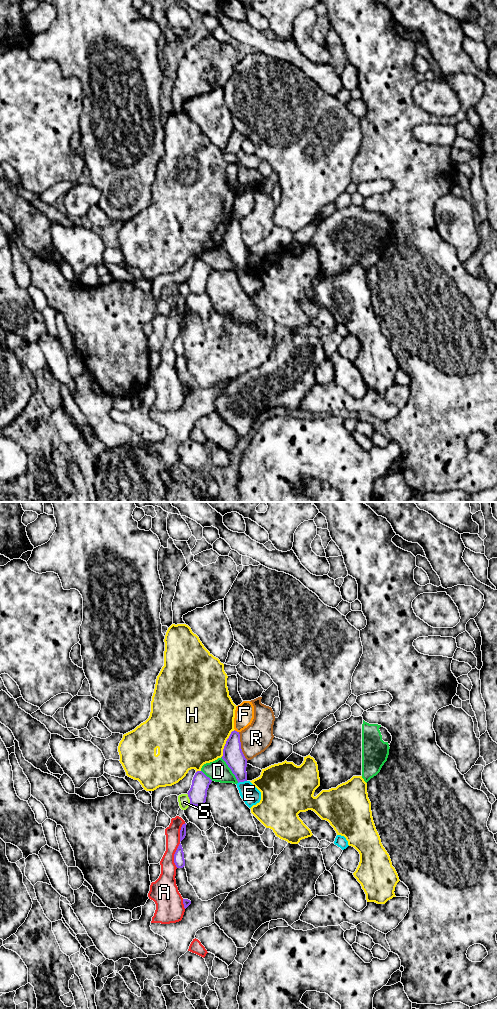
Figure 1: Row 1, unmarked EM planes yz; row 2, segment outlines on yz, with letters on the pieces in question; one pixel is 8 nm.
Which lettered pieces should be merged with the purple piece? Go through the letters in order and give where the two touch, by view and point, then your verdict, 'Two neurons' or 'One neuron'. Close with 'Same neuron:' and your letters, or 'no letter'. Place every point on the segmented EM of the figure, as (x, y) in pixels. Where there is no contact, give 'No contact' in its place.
A: Touches purple at yz (174, 855). Two neurons
D: Touches purple at yz (231, 770). Two neurons
E: Touches purple at yz (242, 781). Two neurons
F: Touches purple at yz (236, 731). Two neurons
H: Touches purple at yz (226, 743). Two neurons
R: Touches purple at yz (240, 746). Two neurons
S: Touches purple at yz (190, 799). Two neurons
Same neuron: no letter

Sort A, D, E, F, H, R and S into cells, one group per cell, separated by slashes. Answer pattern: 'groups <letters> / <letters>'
groups A / D / E F / H / R / S

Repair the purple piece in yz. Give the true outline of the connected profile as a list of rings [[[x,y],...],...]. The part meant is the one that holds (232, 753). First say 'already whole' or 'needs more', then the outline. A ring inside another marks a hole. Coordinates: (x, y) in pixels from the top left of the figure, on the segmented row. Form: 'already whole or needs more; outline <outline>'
already whole; outline [[[232,731],[223,749],[222,759],[226,762],[238,783],[247,781],[247,759],[245,758],[240,742],[240,734]]]

